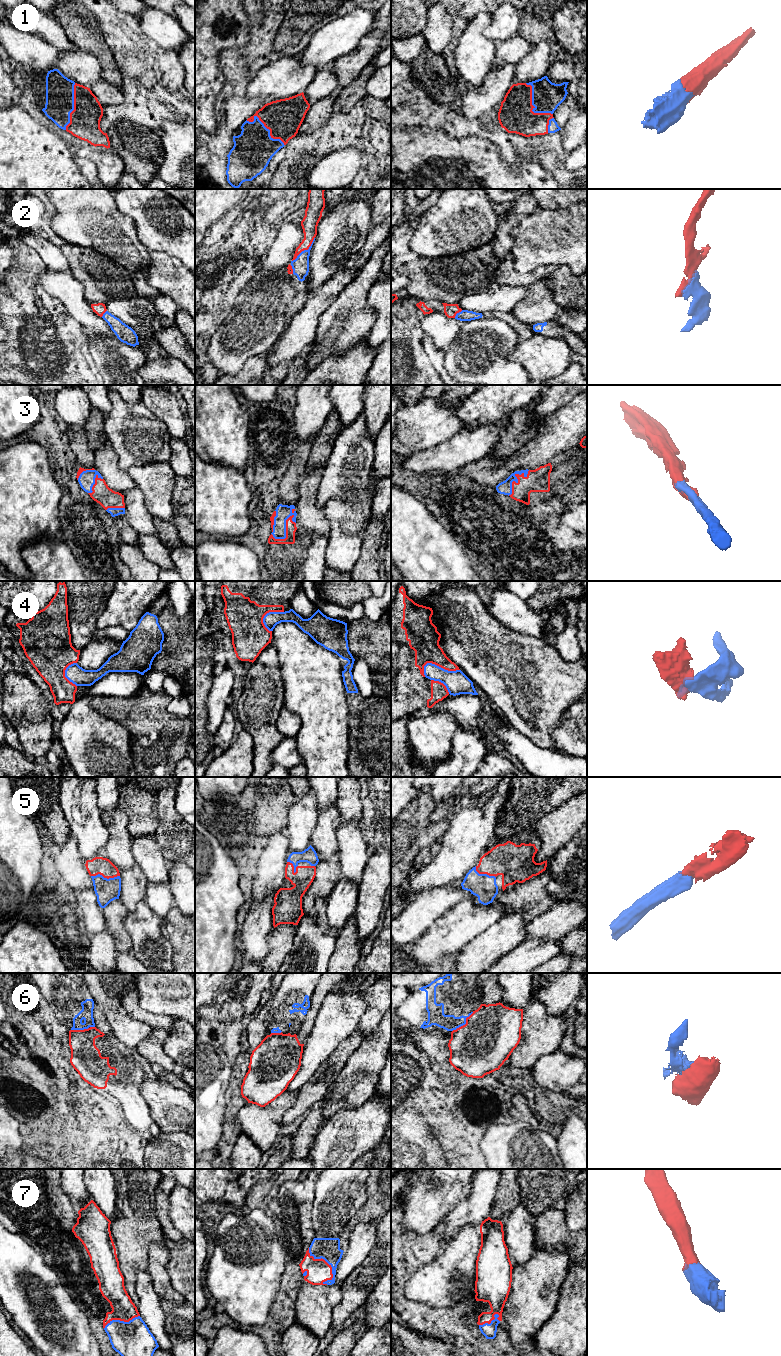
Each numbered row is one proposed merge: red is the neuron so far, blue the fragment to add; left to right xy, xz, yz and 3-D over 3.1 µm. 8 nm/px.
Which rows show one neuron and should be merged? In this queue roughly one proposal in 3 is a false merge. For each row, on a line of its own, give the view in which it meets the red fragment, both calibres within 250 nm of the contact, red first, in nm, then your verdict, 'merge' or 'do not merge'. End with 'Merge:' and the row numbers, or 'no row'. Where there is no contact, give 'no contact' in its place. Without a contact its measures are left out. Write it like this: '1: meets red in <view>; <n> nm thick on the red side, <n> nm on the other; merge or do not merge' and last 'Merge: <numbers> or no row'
1: meets red in yz; 280 nm thick on the red side, 240 nm on the other; merge
2: meets red in xz; 130 nm thick on the red side, 140 nm on the other; merge
3: meets red in xz; 90 nm thick on the red side, 120 nm on the other; merge
4: meets red in yz; 220 nm thick on the red side, 190 nm on the other; do not merge
5: meets red in xy; 140 nm thick on the red side, 190 nm on the other; merge
6: meets red in yz; 440 nm thick on the red side, 140 nm on the other; do not merge
7: meets red in xz; 190 nm thick on the red side, 180 nm on the other; merge
Merge: 1, 2, 3, 5, 7

